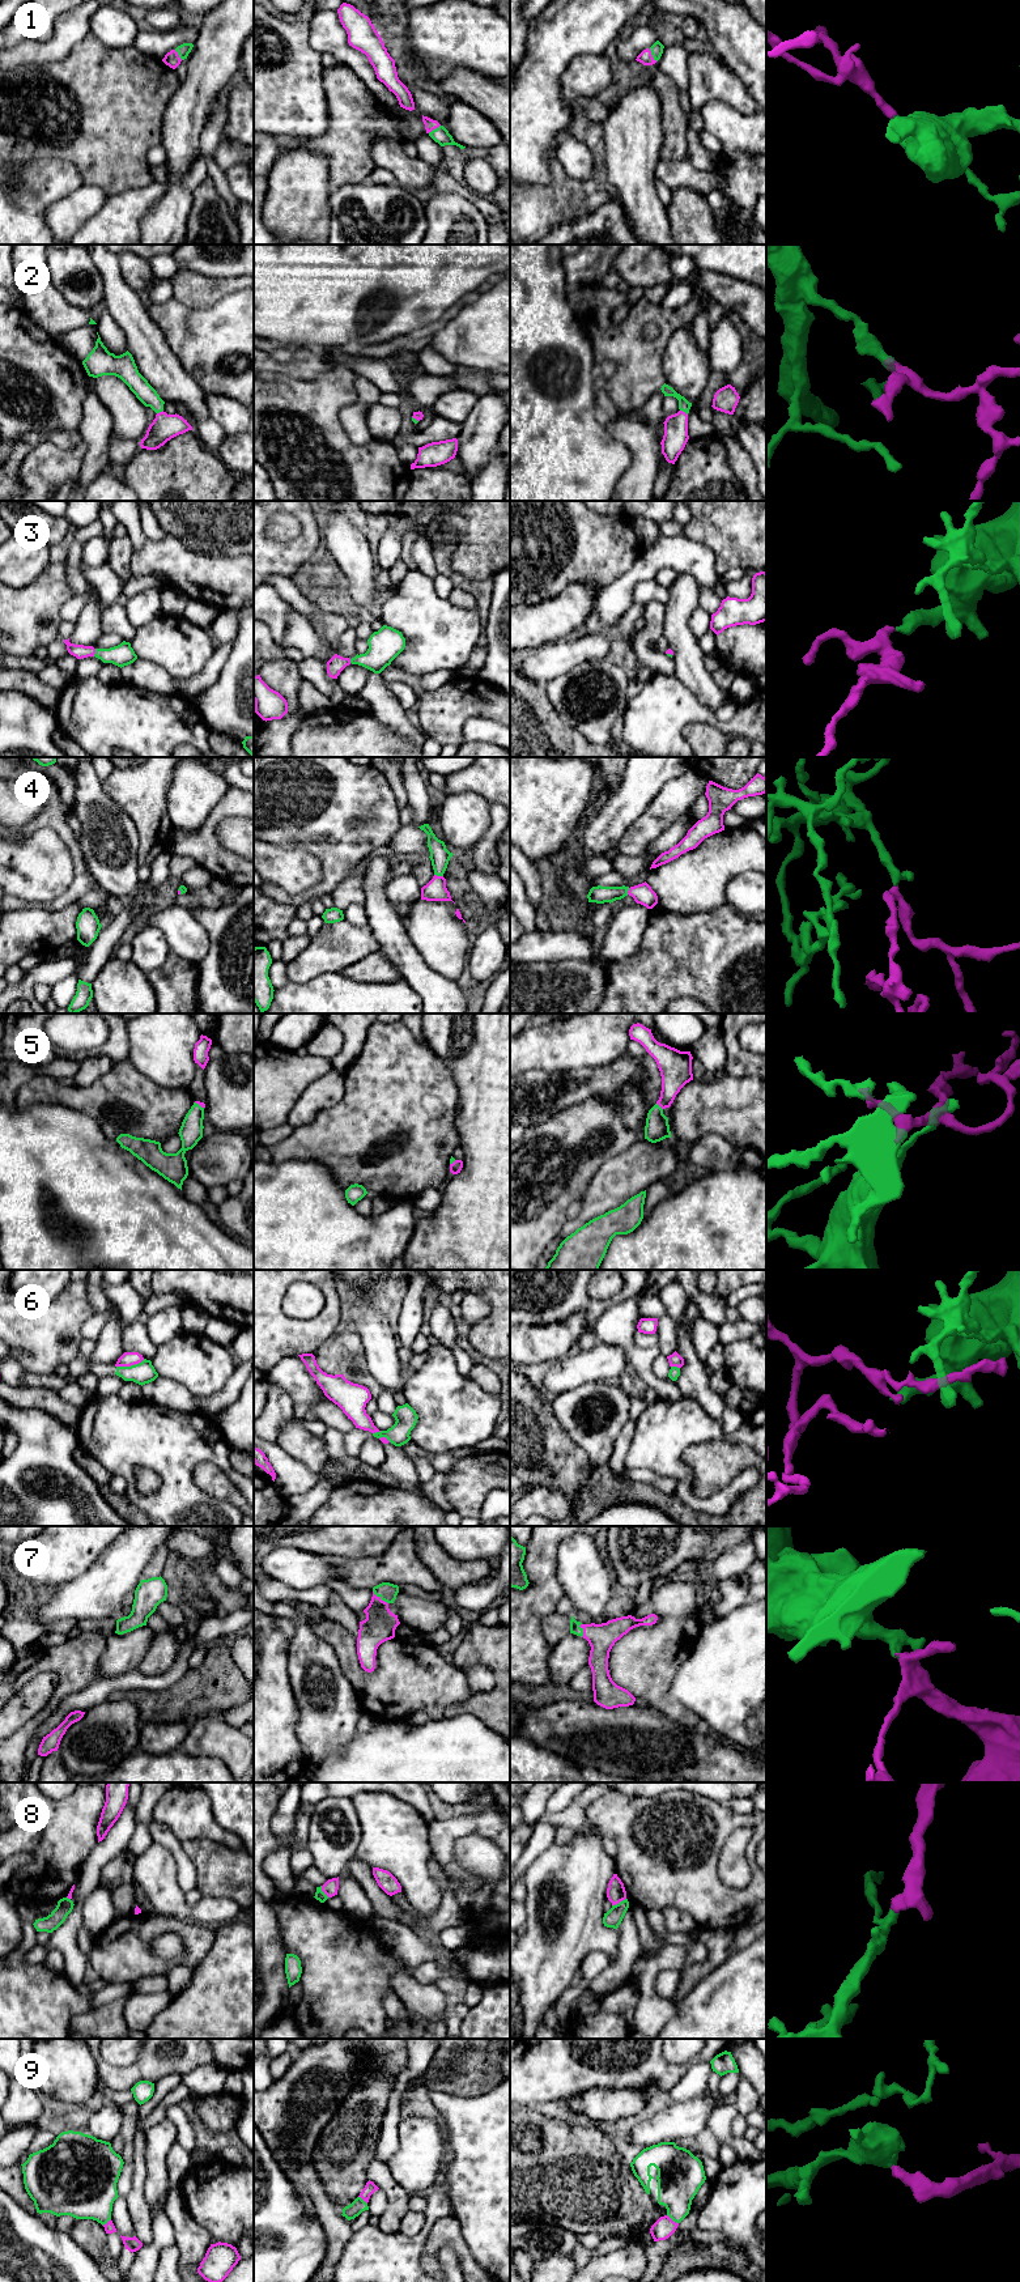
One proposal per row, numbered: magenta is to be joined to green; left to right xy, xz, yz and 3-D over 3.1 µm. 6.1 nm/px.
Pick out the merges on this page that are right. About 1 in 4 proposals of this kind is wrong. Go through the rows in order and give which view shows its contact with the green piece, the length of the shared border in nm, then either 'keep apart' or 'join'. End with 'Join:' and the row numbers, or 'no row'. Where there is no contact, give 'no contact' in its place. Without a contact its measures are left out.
1: contact in yz; length 90 nm; join
2: contact in yz; length 60 nm; join
3: contact in xy; length 50 nm; join
4: contact in xz; length 60 nm; join
5: contact in yz; length 60 nm; join
6: contact in xy; length 180 nm; keep apart
7: contact in xz; length 130 nm; join
8: contact in yz; length 100 nm; join
9: contact in yz; length 90 nm; join
Join: 1, 2, 3, 4, 5, 7, 8, 9

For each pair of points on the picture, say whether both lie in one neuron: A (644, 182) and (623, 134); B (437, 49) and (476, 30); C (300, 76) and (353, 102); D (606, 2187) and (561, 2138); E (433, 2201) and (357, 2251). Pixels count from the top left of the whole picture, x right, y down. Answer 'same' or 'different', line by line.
A: same
B: same
C: different
D: same
E: same

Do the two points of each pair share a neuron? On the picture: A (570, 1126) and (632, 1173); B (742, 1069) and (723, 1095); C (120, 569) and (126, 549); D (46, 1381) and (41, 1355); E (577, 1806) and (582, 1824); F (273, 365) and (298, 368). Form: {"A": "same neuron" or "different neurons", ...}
{"A": "different neurons", "B": "different neurons", "C": "same neuron", "D": "different neurons", "E": "same neuron", "F": "same neuron"}

